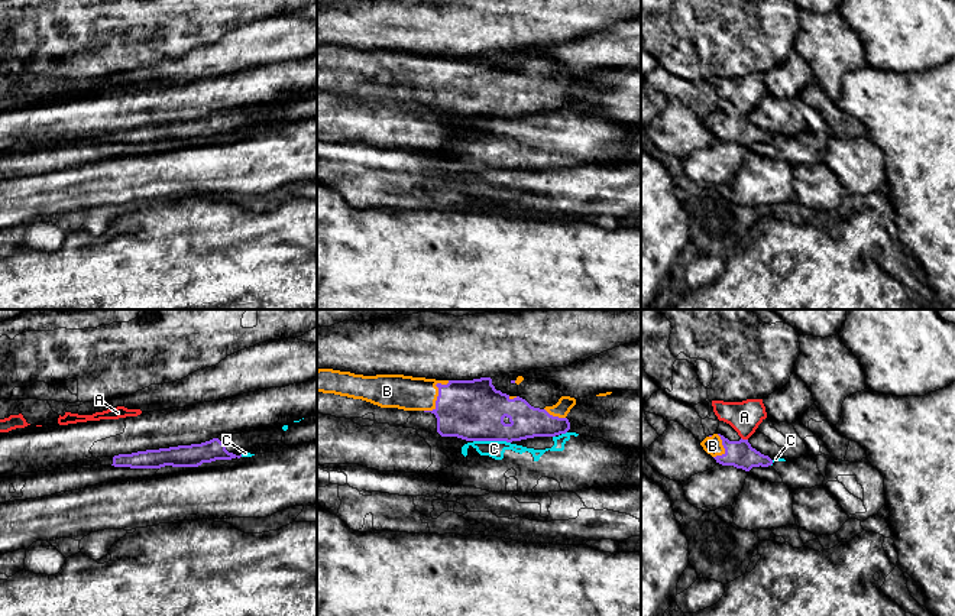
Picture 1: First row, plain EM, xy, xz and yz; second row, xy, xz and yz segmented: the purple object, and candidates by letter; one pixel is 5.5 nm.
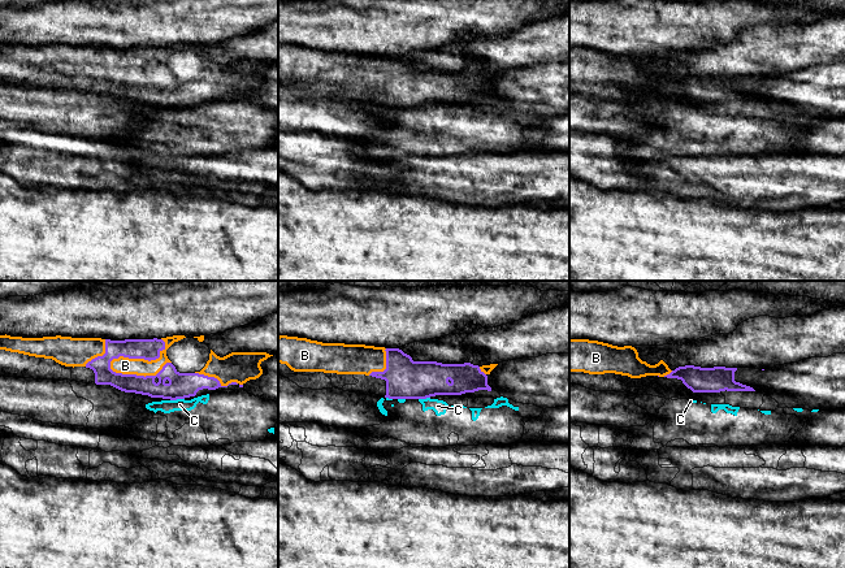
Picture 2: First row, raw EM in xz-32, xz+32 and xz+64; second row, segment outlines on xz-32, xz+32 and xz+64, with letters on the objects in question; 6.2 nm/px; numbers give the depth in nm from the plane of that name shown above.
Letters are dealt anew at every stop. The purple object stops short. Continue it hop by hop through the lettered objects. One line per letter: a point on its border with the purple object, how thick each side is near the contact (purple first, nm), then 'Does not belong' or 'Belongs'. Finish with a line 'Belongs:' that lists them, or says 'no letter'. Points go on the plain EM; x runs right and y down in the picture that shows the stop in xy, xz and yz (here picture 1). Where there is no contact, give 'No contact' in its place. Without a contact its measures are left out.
A: Touches purple at yz (744, 116). Thickness 150 nm (purple) against 180 nm. Does not belong
B: Touches purple at xz (439, 71). Thickness 340 nm (purple) against 190 nm. Belongs
C: Touches purple at xz (492, 116). Thickness 340 nm (purple) against 100 nm. Does not belong
Belongs: B

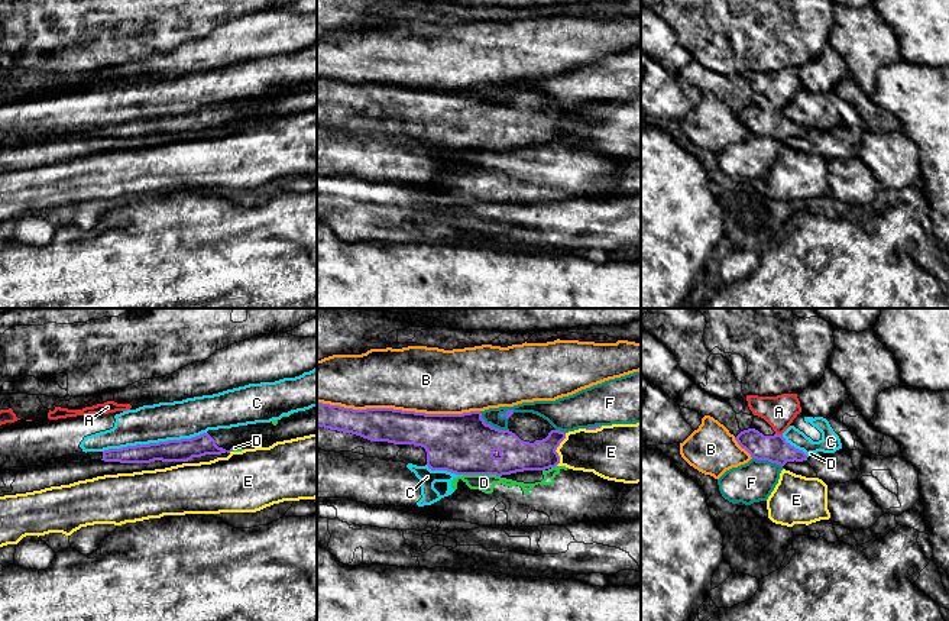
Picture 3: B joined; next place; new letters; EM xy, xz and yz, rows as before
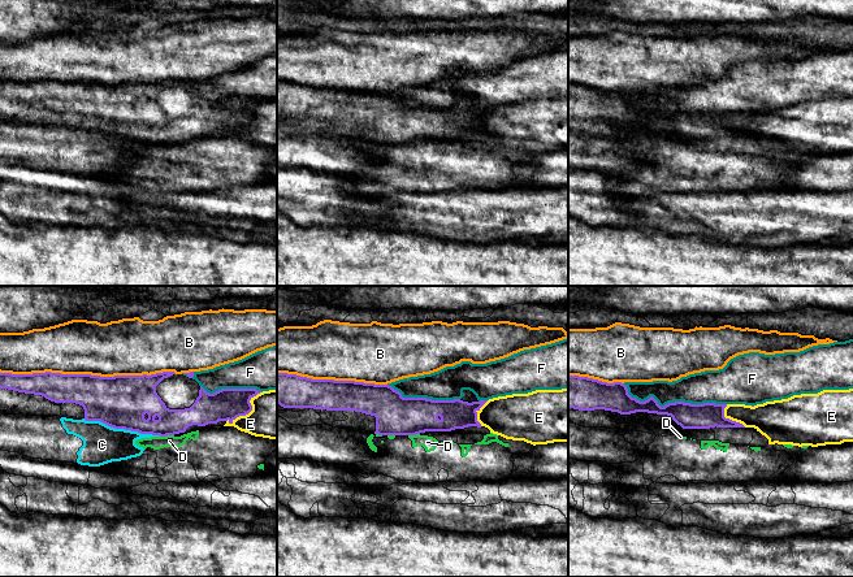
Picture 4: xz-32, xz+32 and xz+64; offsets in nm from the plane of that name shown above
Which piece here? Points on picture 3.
A: Touches purple at yz (779, 110). Thickness 150 nm (purple) against 180 nm. Does not belong
B: Touches purple at xz (398, 86). Thickness 220 nm (purple) against 360 nm. Does not belong
C: Touches purple at xy (154, 119). Thickness 130 nm (purple) against 220 nm. Does not belong
D: Touches purple at xz (482, 149). Thickness 340 nm (purple) against 100 nm. Does not belong
E: Touches purple at xz (556, 125). Thickness 180 nm (purple) against 240 nm. Does not belong
F: Touches purple at xz (491, 102). Thickness 340 nm (purple) against 90 nm. Does not belong
Belongs: no letter

